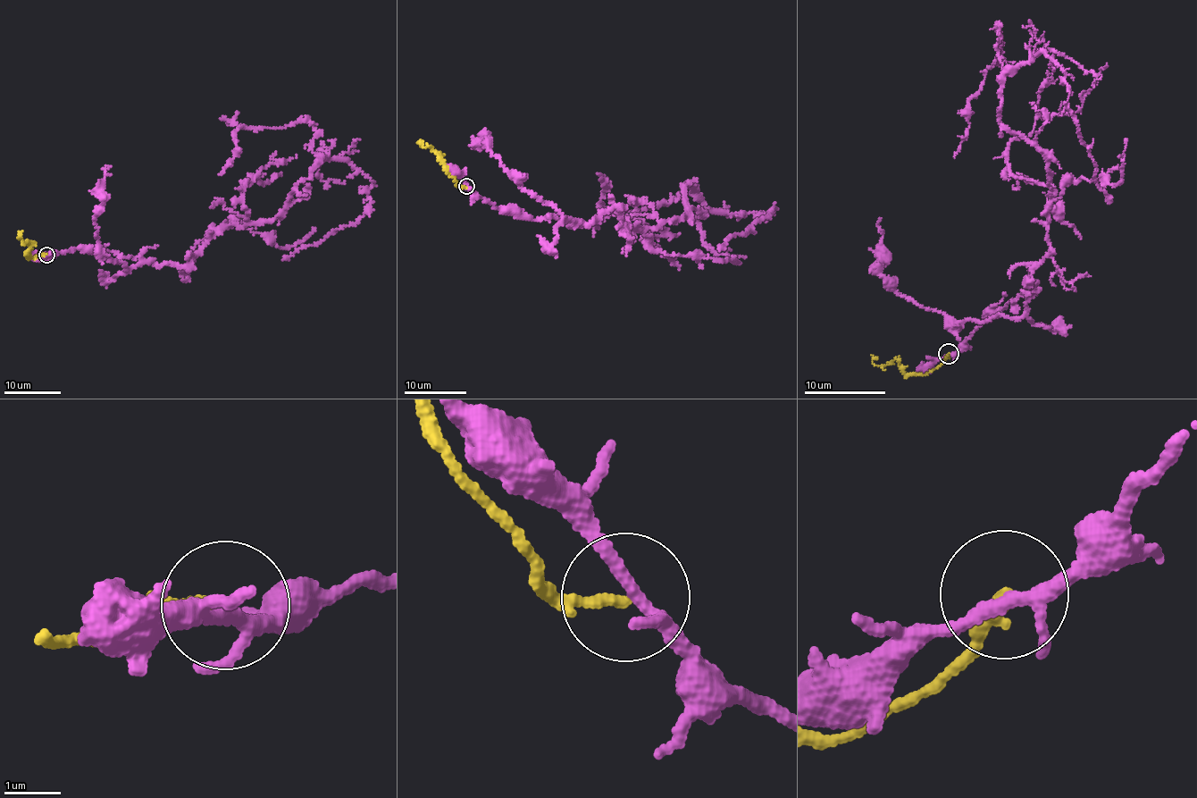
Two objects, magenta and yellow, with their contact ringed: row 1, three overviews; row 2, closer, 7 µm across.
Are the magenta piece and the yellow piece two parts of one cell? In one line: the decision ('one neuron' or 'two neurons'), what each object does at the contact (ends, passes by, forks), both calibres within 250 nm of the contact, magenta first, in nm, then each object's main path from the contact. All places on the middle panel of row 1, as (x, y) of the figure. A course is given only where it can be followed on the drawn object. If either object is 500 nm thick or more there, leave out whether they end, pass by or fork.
two neurons; magenta forks; yellow ends; calibres 190 and 180 nm; course magenta (466, 186), (530, 218), (616, 207), (640, 230), (687, 212), (688, 184), (707, 208), (772, 211), (718, 250); course yellow (465, 187), (456, 184), (439, 157), (440, 154), (420, 141)

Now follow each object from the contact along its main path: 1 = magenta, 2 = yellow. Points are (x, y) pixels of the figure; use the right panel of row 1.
1: (949, 356), (1038, 288), (1026, 282), (1048, 250), (1051, 174), (999, 112), (1005, 76), (1041, 49), (1111, 202)
2: (949, 353), (943, 361), (921, 374), (903, 372), (897, 362), (879, 365), (871, 355)

